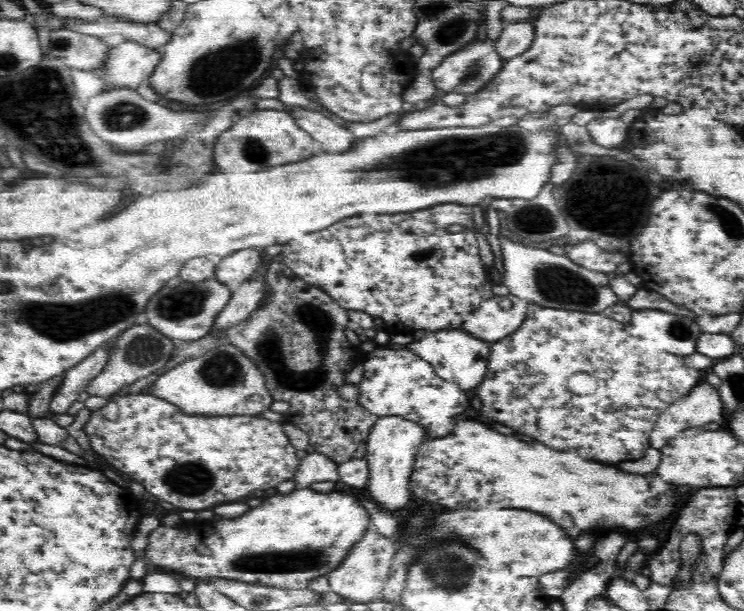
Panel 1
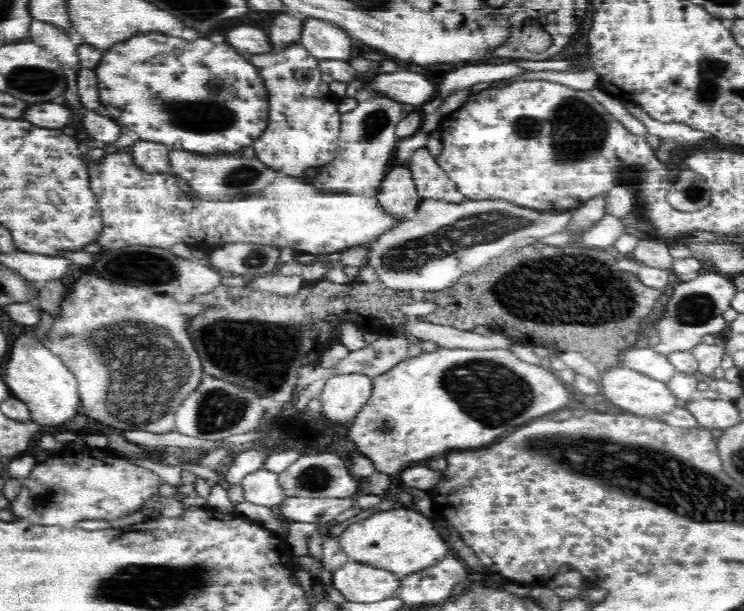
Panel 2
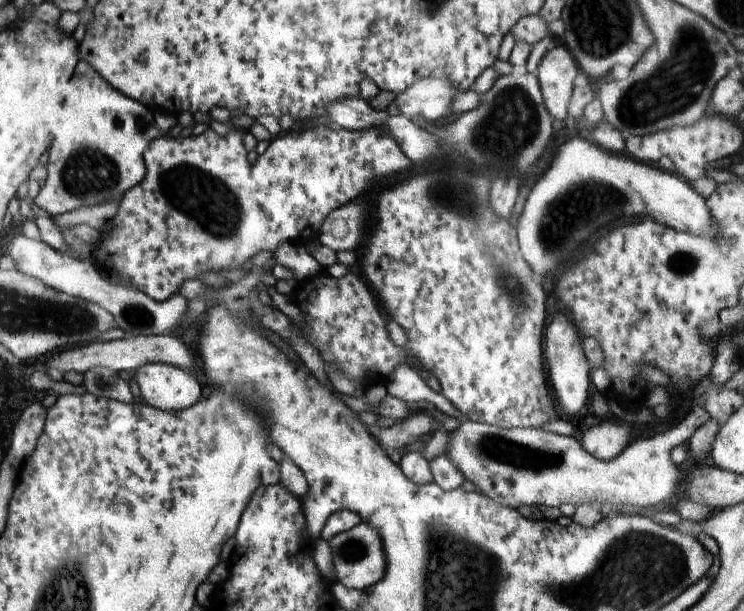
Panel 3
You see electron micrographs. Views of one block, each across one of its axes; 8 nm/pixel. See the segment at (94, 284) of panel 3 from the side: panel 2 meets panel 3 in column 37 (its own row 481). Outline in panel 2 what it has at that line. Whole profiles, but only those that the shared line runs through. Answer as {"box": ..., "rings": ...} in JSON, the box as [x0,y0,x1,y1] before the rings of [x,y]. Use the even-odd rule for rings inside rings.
{"box":[241,469,287,506],"rings":[[[266,469],[248,474],[241,482],[246,501],[262,506],[279,506],[287,498],[280,487],[278,475]]]}

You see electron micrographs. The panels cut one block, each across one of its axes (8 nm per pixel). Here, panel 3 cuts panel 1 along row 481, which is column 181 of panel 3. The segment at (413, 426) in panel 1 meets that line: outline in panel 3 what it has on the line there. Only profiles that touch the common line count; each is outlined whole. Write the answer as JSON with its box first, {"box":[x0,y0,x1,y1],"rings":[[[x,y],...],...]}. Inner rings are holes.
{"box":[134,364,202,412],"rings":[[[144,364],[134,380],[140,386],[143,404],[162,411],[178,412],[200,401],[202,386],[188,371],[165,364]]]}

